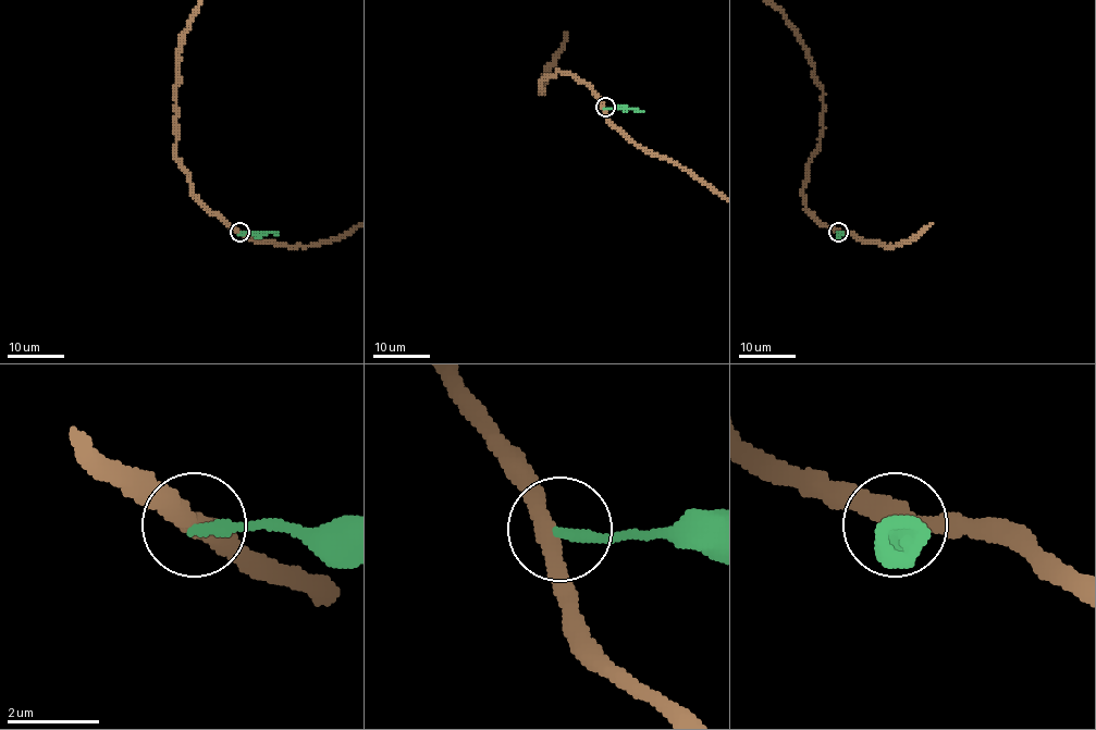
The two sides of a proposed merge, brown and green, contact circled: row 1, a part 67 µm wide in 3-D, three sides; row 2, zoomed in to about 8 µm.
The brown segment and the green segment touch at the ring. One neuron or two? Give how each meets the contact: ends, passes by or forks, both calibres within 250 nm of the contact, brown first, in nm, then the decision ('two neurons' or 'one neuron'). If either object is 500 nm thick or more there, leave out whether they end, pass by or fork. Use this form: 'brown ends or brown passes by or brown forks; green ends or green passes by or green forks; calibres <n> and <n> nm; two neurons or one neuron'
brown passes by; green ends; calibres 400 and 240 nm; two neurons

